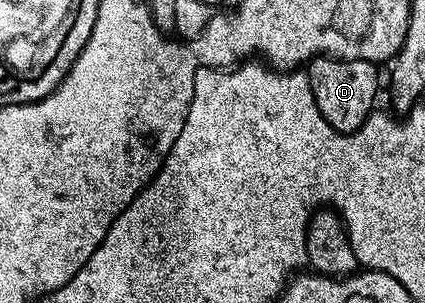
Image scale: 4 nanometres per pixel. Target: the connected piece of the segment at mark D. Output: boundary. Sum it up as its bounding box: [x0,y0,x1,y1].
[307,57,378,133]

